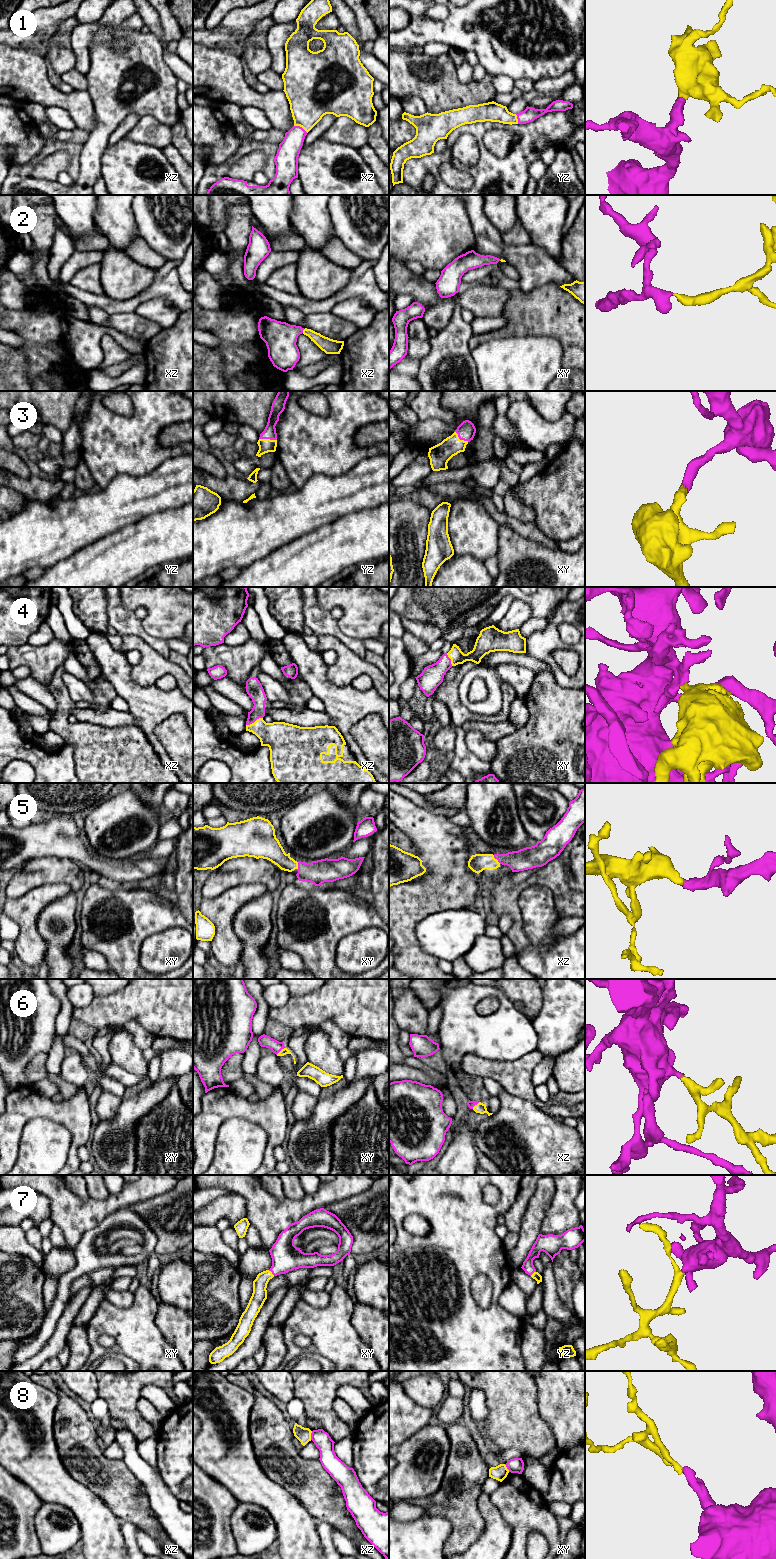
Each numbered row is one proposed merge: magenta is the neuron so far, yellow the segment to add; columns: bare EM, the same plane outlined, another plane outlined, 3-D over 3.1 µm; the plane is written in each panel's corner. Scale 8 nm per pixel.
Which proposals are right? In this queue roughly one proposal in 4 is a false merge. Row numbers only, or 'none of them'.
1, 2, 3, 4, 5, 6, 7

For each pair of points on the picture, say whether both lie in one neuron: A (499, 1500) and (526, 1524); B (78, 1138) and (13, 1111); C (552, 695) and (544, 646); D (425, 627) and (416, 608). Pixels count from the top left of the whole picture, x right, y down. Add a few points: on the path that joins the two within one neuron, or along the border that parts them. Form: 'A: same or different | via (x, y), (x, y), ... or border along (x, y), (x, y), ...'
A: same | via (506, 1504), (519, 1517)
B: same | via (67, 1120), (57, 1111), (31, 1110)
C: different | border along (552, 674), (561, 686), (572, 687)
D: different | border along (404, 619), (408, 621), (429, 621), (443, 631)

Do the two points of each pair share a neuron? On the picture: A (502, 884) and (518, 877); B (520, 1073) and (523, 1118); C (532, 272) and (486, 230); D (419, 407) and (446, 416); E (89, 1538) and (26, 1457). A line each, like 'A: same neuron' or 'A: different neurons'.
A: different neurons
B: different neurons
C: same neuron
D: same neuron
E: same neuron

